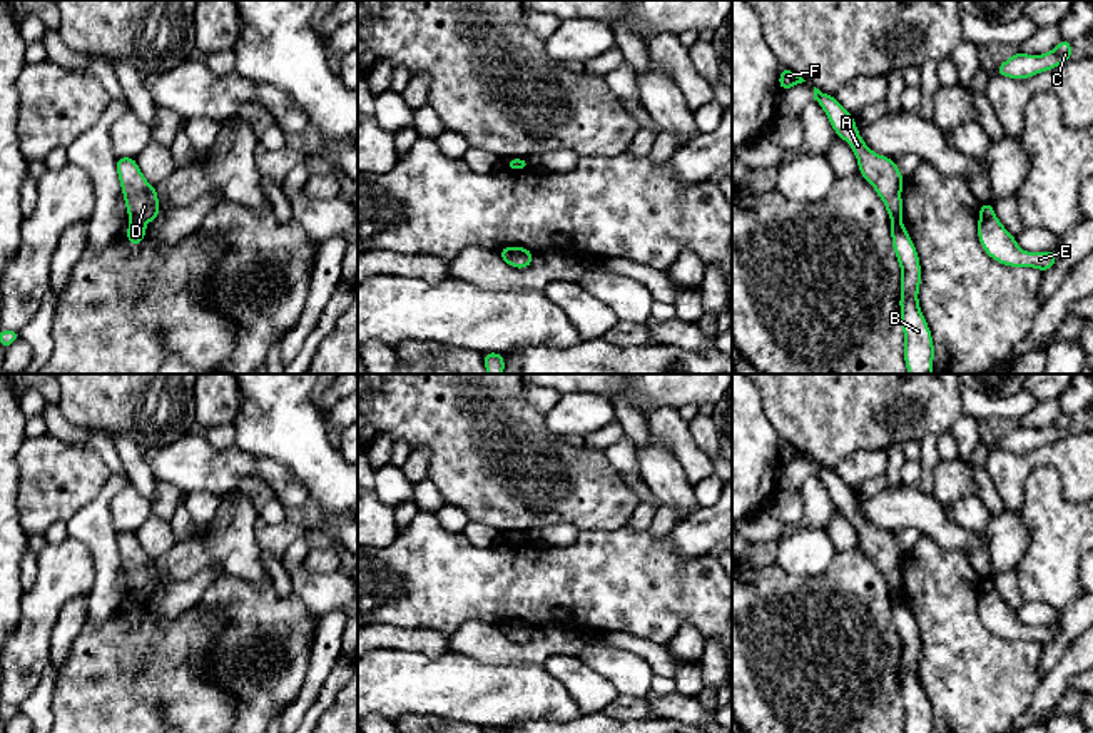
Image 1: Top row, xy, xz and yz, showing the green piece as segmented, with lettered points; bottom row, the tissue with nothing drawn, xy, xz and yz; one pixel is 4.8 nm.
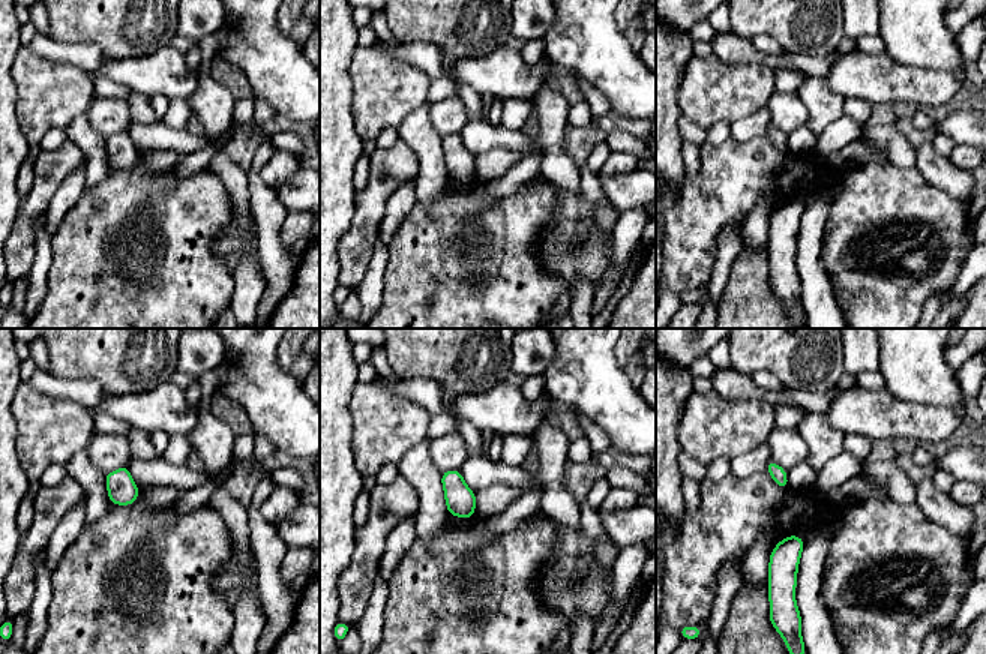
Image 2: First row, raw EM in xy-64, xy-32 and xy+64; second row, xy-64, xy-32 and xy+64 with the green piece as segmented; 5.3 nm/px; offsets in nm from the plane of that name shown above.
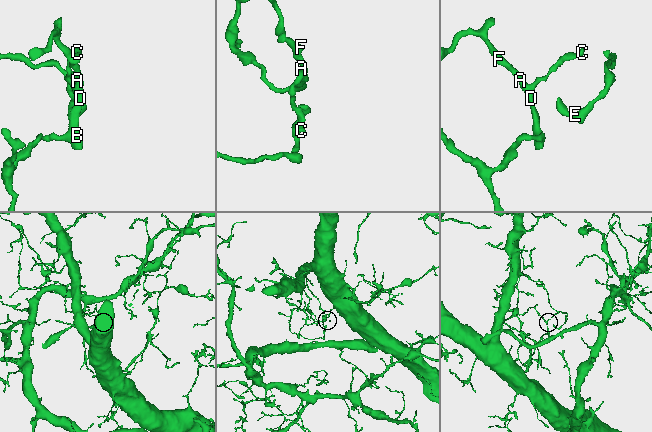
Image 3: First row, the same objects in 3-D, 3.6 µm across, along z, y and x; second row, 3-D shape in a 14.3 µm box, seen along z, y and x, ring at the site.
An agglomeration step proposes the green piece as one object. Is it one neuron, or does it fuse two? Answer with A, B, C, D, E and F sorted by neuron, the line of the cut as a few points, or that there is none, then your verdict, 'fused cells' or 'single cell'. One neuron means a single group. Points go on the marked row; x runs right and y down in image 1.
groups A B C D E F; cut none; single cell

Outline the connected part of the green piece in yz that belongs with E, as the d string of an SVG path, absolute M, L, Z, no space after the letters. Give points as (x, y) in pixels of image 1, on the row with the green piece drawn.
M991 202L979 205L978 237L984 252L1003 265L1035 267L1045 274L1056 262L1056 249L1048 252L1021 250L1016 237L998 220Z

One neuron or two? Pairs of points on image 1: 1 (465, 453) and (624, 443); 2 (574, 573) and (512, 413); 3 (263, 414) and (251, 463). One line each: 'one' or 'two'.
1: two
2: two
3: two

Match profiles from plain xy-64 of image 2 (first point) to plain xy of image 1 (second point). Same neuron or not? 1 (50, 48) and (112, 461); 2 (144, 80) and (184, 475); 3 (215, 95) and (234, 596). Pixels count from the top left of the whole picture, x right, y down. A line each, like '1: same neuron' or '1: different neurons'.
1: same neuron
2: same neuron
3: different neurons

